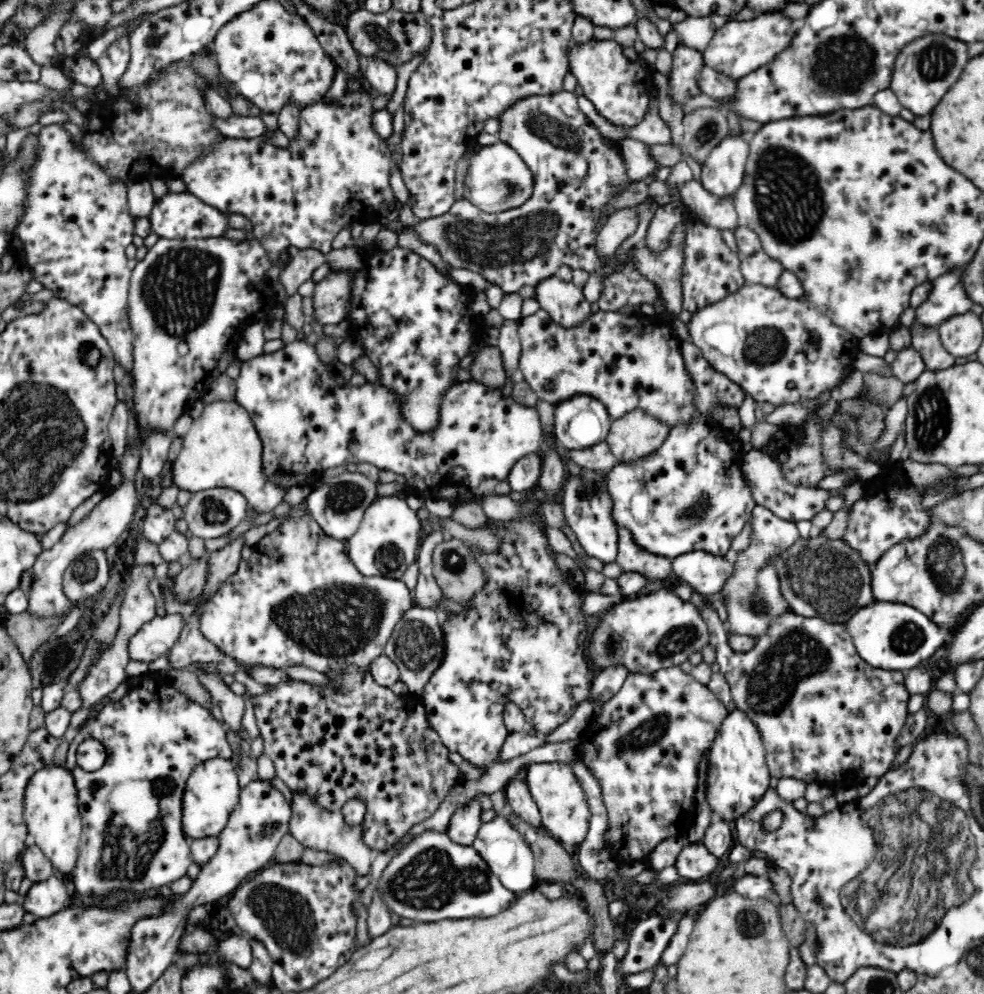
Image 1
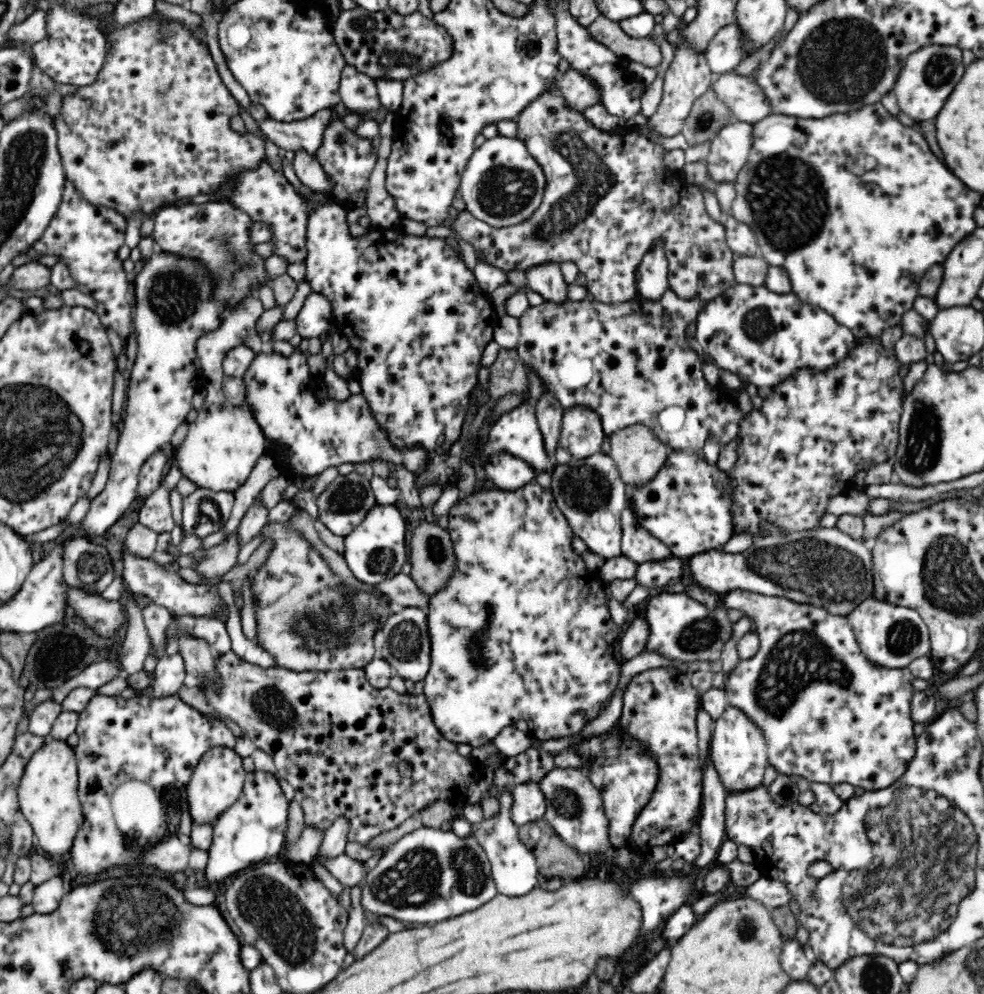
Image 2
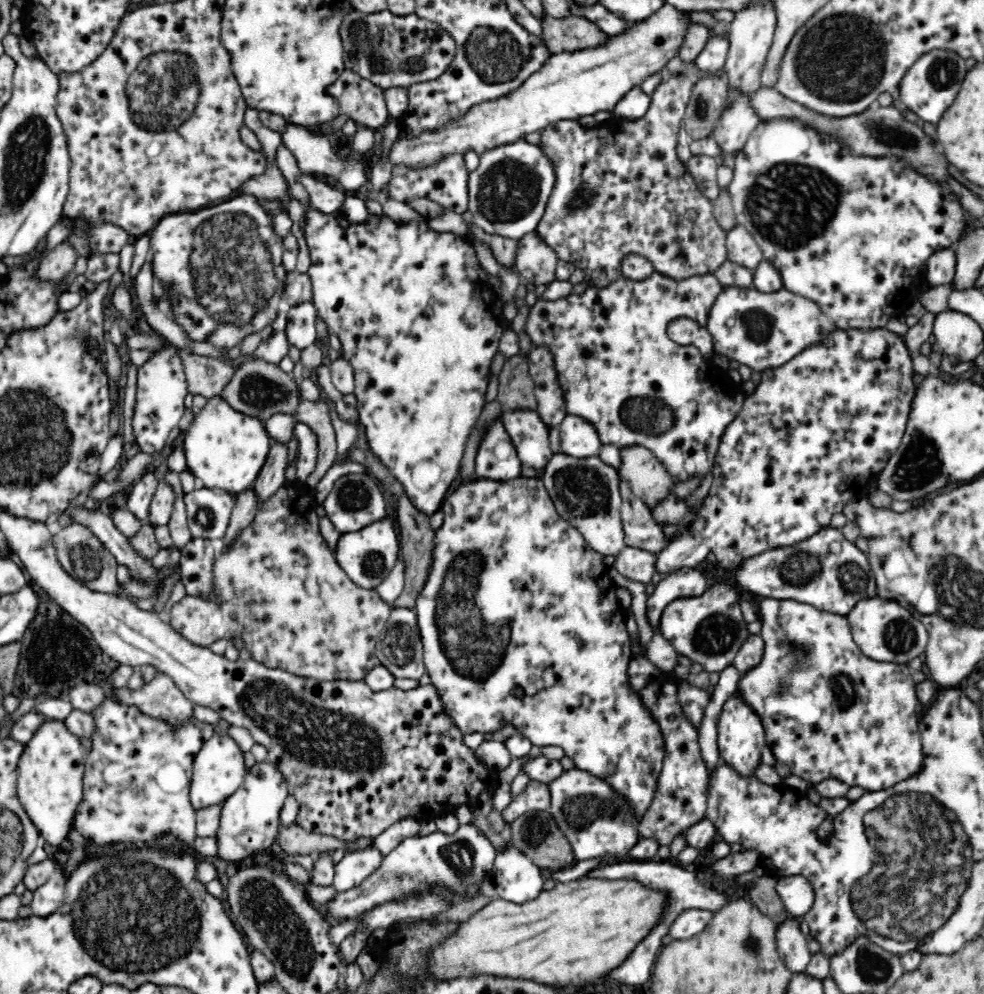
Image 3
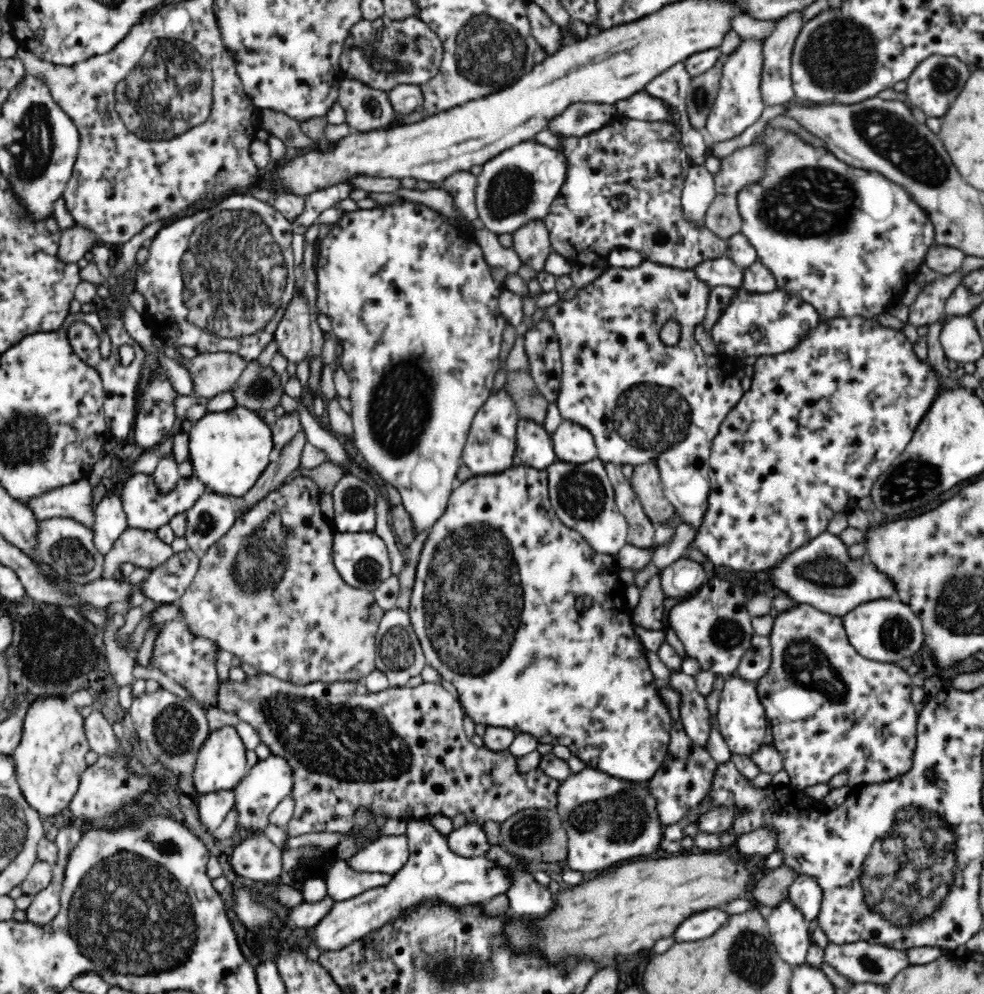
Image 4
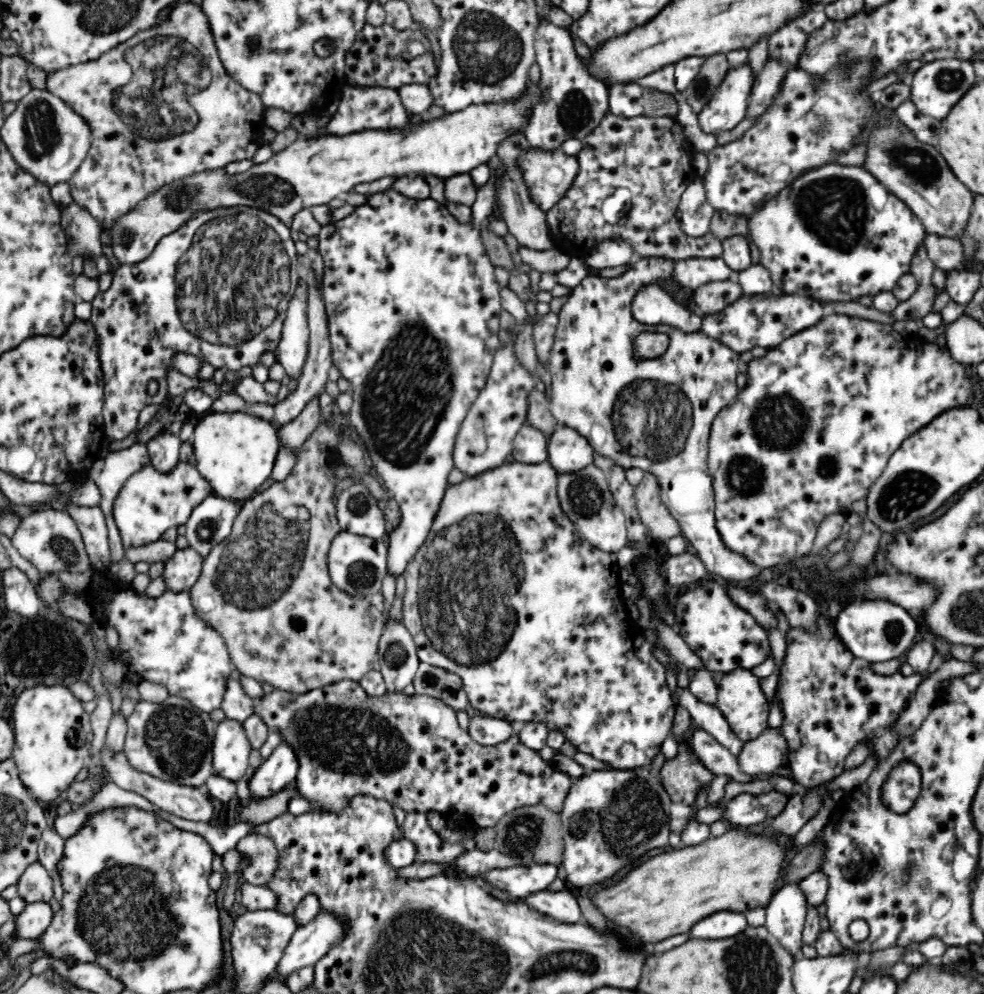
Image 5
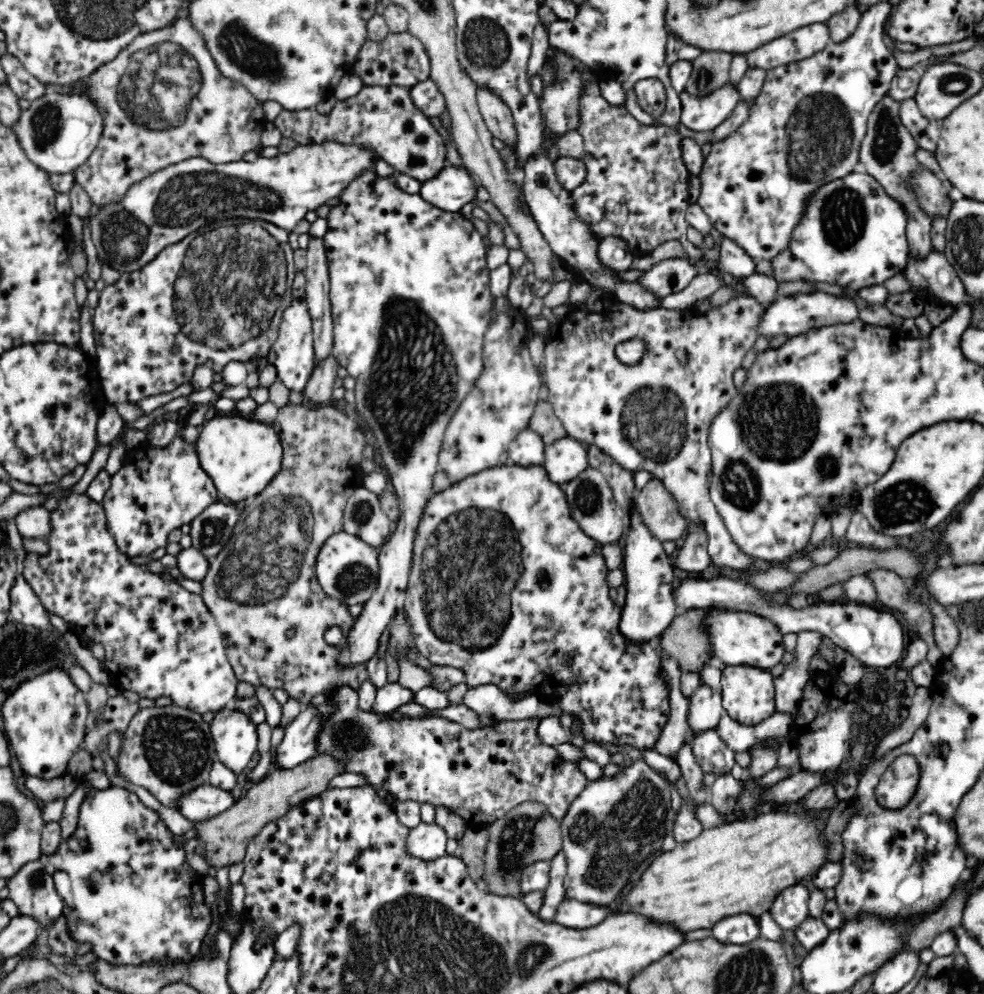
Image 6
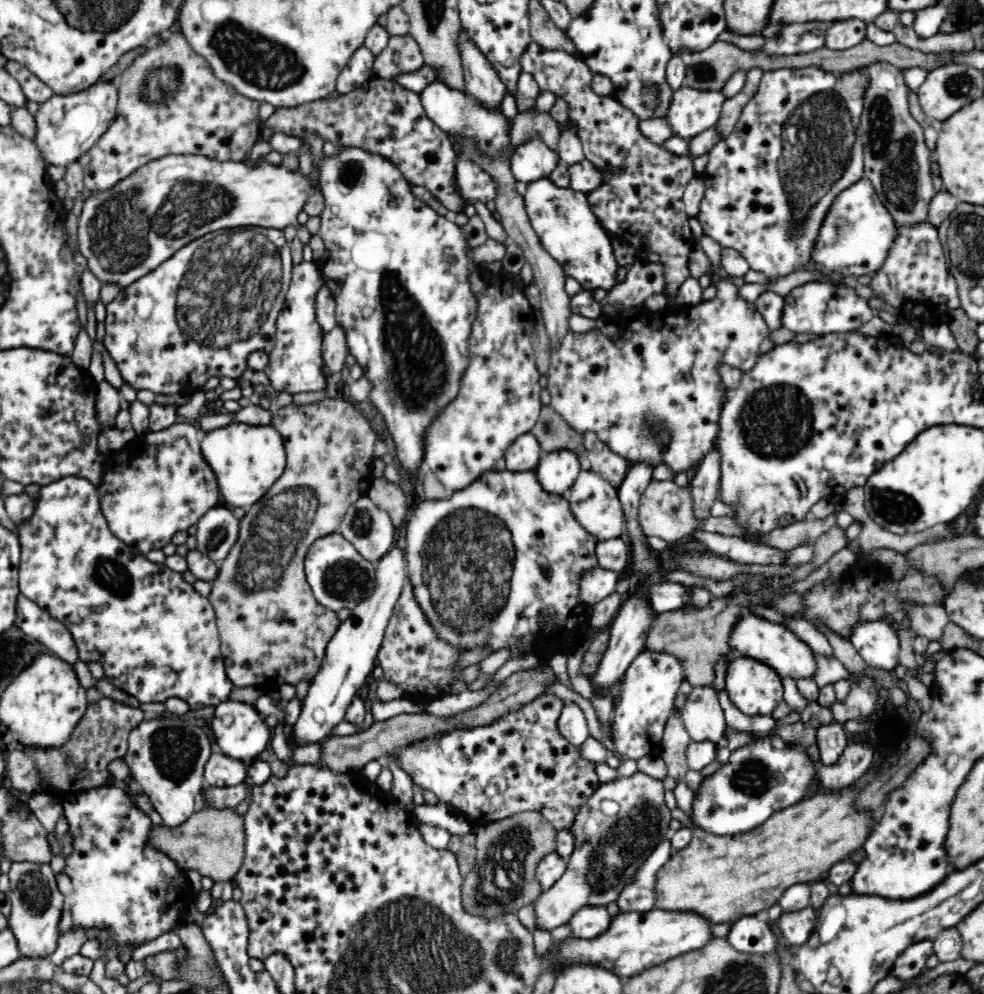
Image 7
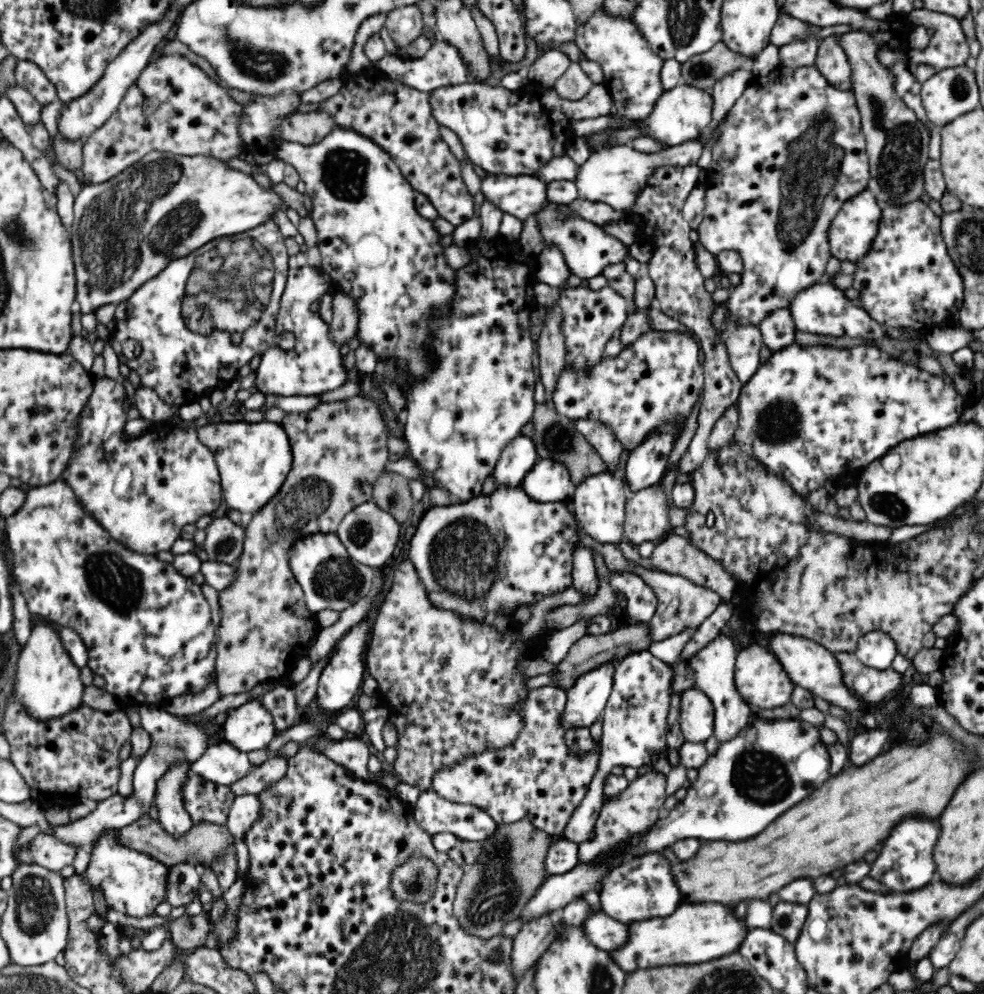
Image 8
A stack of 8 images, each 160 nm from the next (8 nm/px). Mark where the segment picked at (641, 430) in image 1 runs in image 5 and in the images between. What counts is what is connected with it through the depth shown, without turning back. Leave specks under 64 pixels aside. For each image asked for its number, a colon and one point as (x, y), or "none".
2: (639, 455)
3: (648, 479)
4: (645, 480)
5: (661, 525)

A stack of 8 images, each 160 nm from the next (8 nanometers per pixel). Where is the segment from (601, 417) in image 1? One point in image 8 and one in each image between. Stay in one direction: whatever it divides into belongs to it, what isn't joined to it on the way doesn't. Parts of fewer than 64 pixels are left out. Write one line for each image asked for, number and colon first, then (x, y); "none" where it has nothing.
2: (582, 435)
3: (578, 438)
4: (572, 443)
5: (568, 452)
6: (565, 459)
7: (557, 471)
8: (548, 481)

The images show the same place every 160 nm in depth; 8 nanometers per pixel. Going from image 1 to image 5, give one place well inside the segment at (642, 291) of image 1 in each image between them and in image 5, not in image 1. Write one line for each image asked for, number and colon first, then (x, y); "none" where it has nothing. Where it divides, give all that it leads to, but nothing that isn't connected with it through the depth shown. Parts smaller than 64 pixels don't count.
2: (609, 199)
3: (620, 187)
4: (639, 166)
5: (650, 156)

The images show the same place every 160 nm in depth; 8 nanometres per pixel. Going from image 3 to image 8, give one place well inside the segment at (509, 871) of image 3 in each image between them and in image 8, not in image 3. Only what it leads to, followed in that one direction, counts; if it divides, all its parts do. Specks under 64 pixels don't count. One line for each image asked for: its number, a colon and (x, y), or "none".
4: (528, 897)
5: (562, 905)
6: (572, 914)
7: (589, 922)
8: (606, 933)

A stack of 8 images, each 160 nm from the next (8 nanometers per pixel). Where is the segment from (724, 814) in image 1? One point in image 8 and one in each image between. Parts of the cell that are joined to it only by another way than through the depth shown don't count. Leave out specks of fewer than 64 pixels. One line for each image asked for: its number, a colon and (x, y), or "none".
2: (739, 750)
3: (741, 736)
4: (741, 717)
5: (740, 697)
6: (748, 695)
7: (755, 688)
8: (762, 681)

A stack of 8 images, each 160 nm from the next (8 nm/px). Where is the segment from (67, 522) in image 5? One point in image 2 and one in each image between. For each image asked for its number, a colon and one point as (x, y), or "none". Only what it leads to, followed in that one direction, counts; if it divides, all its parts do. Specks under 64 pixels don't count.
2: (86, 565)
3: (80, 553)
4: (67, 546)

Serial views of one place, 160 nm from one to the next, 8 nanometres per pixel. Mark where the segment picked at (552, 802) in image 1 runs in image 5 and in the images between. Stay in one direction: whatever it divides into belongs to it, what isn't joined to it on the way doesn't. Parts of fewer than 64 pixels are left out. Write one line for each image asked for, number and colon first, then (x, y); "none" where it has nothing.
2: (575, 809)
3: (599, 823)
4: (607, 819)
5: (610, 818)

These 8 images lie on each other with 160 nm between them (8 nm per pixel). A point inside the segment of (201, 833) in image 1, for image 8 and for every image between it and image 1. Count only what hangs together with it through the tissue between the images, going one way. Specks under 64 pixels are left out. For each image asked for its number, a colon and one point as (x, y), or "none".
2: (217, 782)
3: (219, 768)
4: (222, 764)
5: (231, 750)
6: (235, 735)
7: (240, 732)
8: (250, 727)

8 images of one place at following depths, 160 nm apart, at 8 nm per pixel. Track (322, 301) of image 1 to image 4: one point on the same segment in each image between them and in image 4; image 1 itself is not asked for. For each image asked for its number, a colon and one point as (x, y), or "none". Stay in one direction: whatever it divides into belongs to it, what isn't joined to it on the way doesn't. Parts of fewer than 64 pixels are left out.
2: (313, 320)
3: (300, 331)
4: (293, 337)

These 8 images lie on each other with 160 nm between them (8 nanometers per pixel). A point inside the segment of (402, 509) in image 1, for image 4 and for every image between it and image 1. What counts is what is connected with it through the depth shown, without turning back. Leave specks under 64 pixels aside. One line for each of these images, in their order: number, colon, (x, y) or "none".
2: (375, 550)
3: (367, 556)
4: (361, 558)

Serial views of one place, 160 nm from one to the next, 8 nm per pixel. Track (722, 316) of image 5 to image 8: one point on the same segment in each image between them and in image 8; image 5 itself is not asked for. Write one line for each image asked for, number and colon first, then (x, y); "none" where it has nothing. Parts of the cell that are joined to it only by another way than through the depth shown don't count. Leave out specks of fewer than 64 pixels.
6: (793, 315)
7: (818, 307)
8: (821, 310)

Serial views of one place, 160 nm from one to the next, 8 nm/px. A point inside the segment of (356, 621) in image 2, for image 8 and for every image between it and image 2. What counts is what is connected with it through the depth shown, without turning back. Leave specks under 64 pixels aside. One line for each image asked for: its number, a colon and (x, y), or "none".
3: (278, 587)
4: (268, 592)
5: (266, 589)
6: (261, 588)
7: (272, 631)
8: (339, 450)

